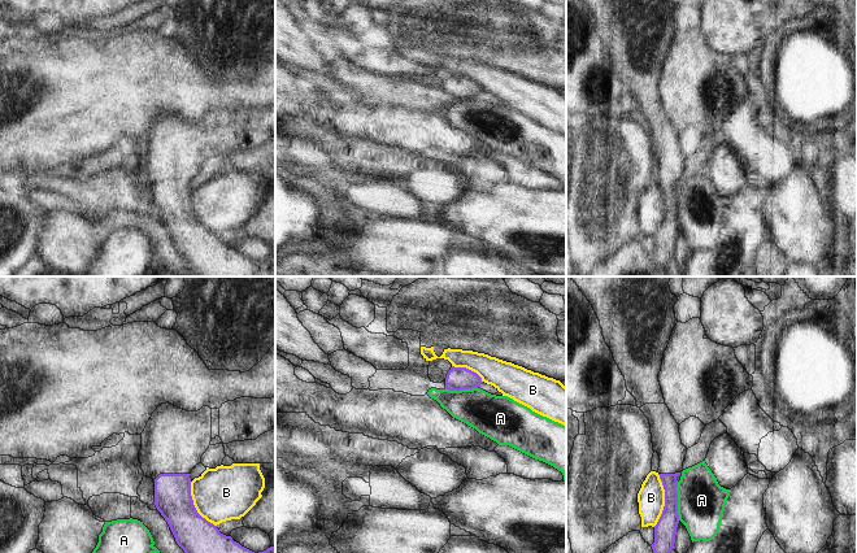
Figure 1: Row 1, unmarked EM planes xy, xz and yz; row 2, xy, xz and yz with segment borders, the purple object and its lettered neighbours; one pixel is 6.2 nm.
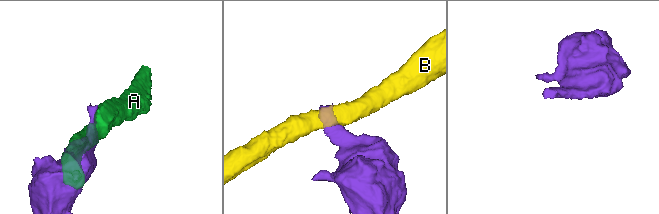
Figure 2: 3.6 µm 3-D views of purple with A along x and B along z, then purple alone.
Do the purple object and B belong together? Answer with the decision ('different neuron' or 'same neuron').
different neuron

